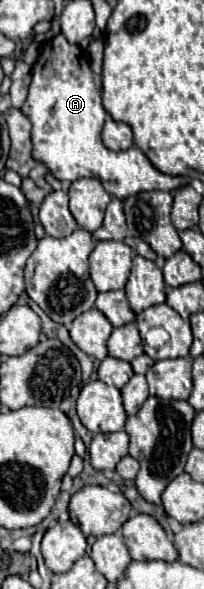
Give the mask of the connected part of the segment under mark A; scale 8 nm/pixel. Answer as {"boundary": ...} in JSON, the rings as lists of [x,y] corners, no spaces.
{"boundary":[[[64,34],[40,46],[40,56],[32,66],[30,92],[20,110],[32,122],[32,156],[44,162],[58,180],[74,182],[86,176],[98,178],[104,190],[120,200],[142,190],[176,190],[182,186],[182,178],[172,178],[156,170],[140,148],[134,146],[114,152],[104,146],[100,134],[106,110],[100,90],[96,90],[88,56],[78,44],[70,44]]]}

